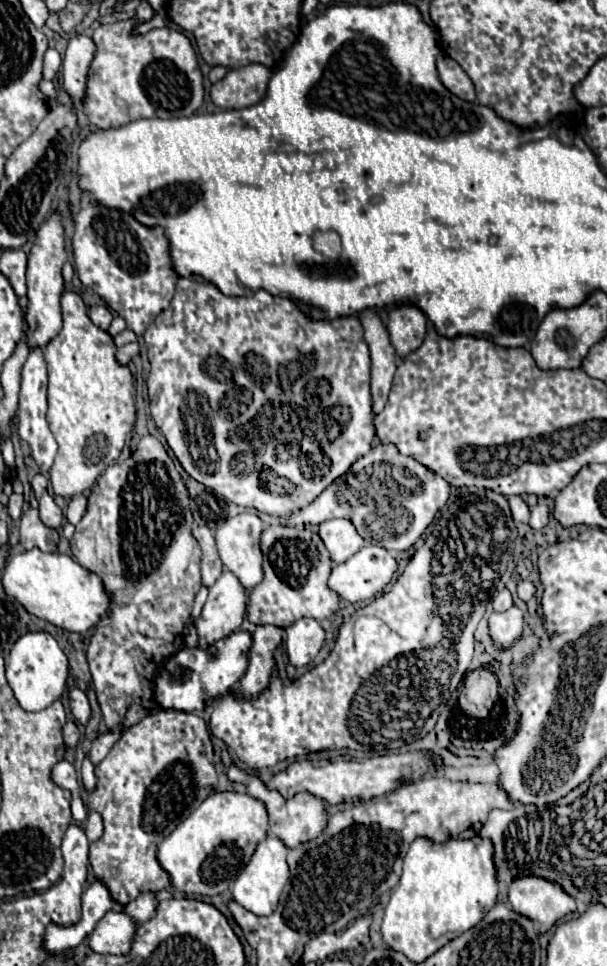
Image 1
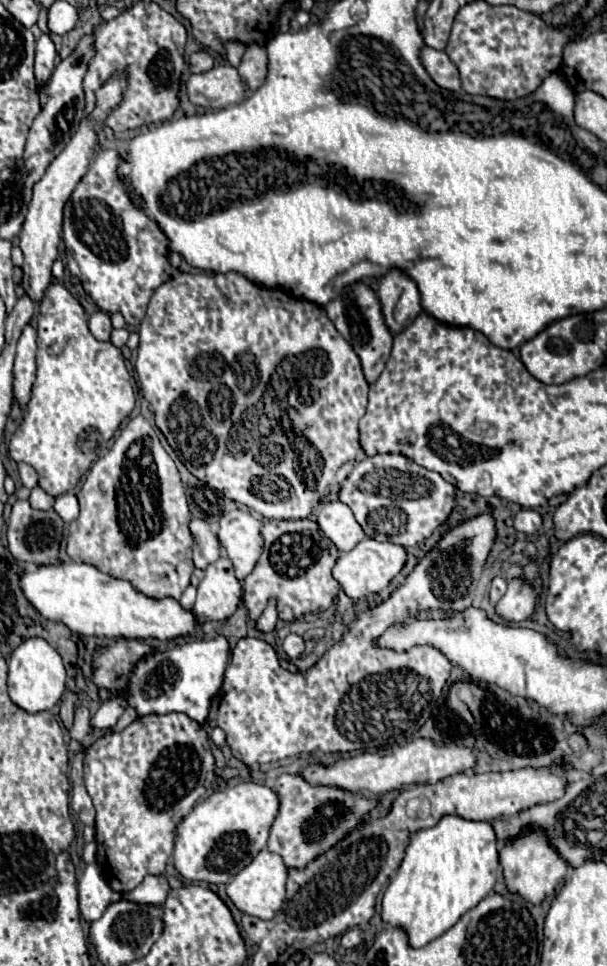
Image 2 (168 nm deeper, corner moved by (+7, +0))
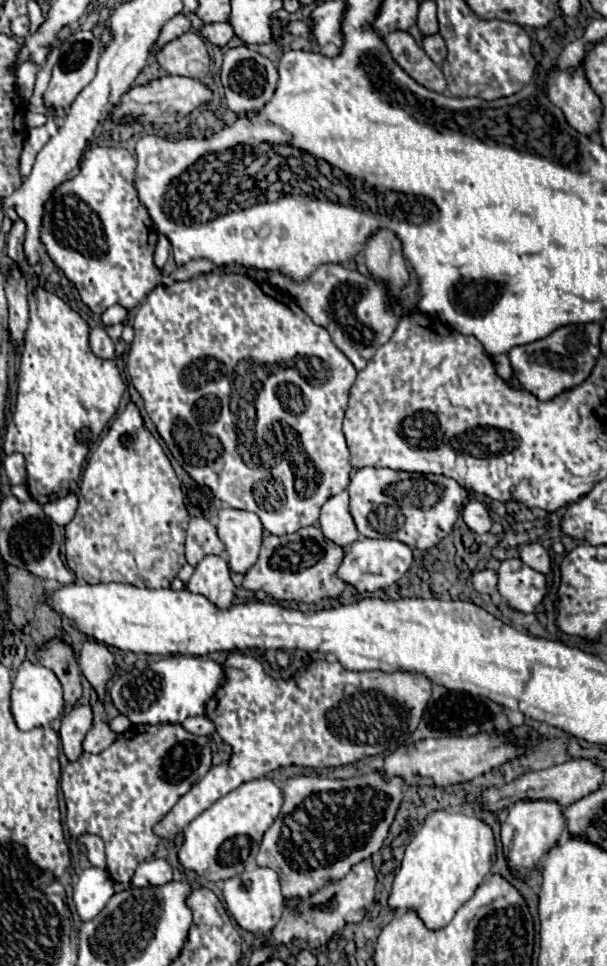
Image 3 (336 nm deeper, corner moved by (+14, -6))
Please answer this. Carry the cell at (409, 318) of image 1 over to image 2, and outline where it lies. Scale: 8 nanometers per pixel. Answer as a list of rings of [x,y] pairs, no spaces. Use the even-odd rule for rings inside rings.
[[[393,268],[379,278],[377,296],[383,306],[385,322],[393,334],[399,334],[403,326],[413,322],[421,312],[417,284],[399,268]]]

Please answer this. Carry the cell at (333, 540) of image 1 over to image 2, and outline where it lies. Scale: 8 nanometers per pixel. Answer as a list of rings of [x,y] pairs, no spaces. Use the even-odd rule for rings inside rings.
[[[341,500],[325,502],[319,510],[317,522],[323,534],[333,540],[333,544],[343,552],[351,550],[353,546],[357,546],[357,542],[365,538],[365,532],[361,530],[353,512]]]

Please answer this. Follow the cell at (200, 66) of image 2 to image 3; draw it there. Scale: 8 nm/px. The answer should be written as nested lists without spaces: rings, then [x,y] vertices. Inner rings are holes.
[[[186,32],[178,40],[166,44],[166,48],[156,54],[156,60],[168,74],[196,80],[208,76],[210,56],[198,32]]]

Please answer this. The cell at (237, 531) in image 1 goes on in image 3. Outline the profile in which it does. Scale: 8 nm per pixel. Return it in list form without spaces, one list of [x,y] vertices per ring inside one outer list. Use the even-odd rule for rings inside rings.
[[[224,508],[218,514],[218,536],[226,546],[230,570],[244,574],[256,560],[262,542],[262,522],[256,514]]]

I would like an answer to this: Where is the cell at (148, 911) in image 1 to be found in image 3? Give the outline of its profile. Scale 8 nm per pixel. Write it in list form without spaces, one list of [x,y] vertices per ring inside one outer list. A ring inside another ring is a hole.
[[[152,858],[142,862],[136,868],[136,874],[132,878],[132,886],[134,888],[148,888],[148,886],[164,886],[172,880],[172,868],[166,860],[160,858]]]

